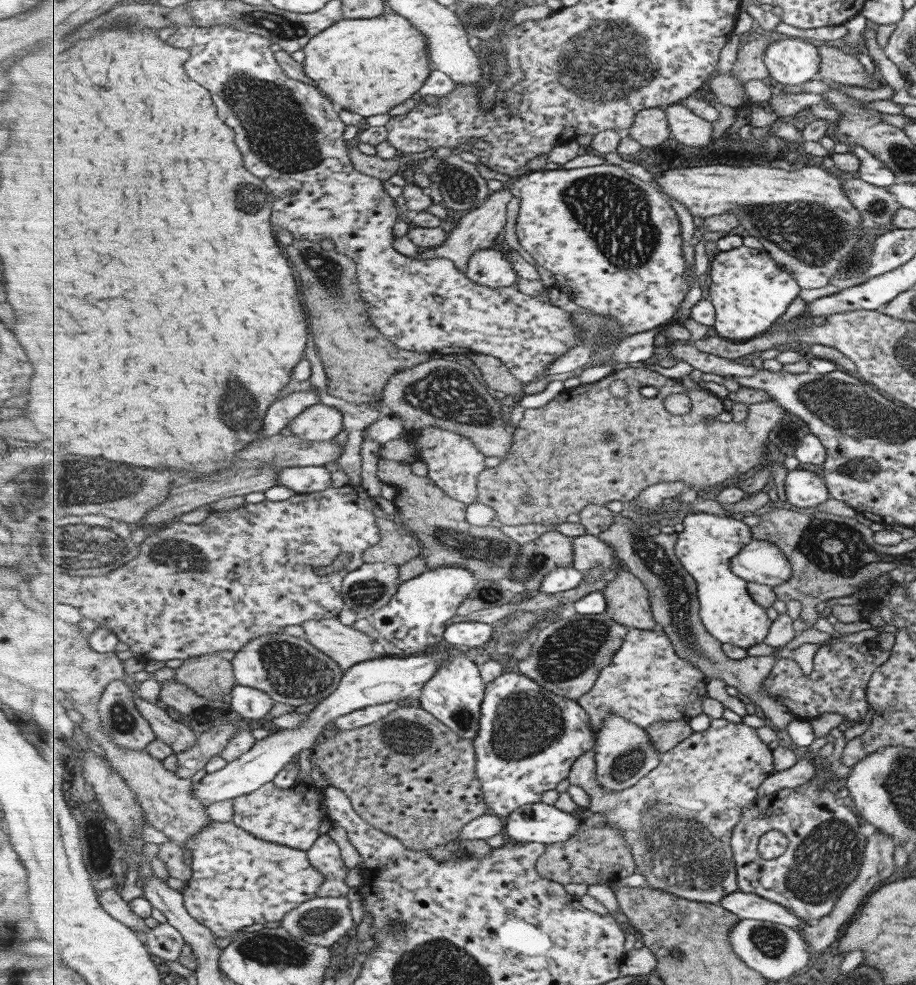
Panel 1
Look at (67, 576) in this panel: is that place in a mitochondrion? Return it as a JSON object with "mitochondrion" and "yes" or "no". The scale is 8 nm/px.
{"mitochondrion":"yes"}

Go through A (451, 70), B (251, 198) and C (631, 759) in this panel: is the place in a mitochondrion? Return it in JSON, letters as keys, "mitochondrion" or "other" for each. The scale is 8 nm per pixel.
{"A":"other","B":"mitochondrion","C":"mitochondrion"}

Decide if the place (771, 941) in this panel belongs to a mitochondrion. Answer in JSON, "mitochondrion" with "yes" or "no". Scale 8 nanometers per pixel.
{"mitochondrion":"yes"}

